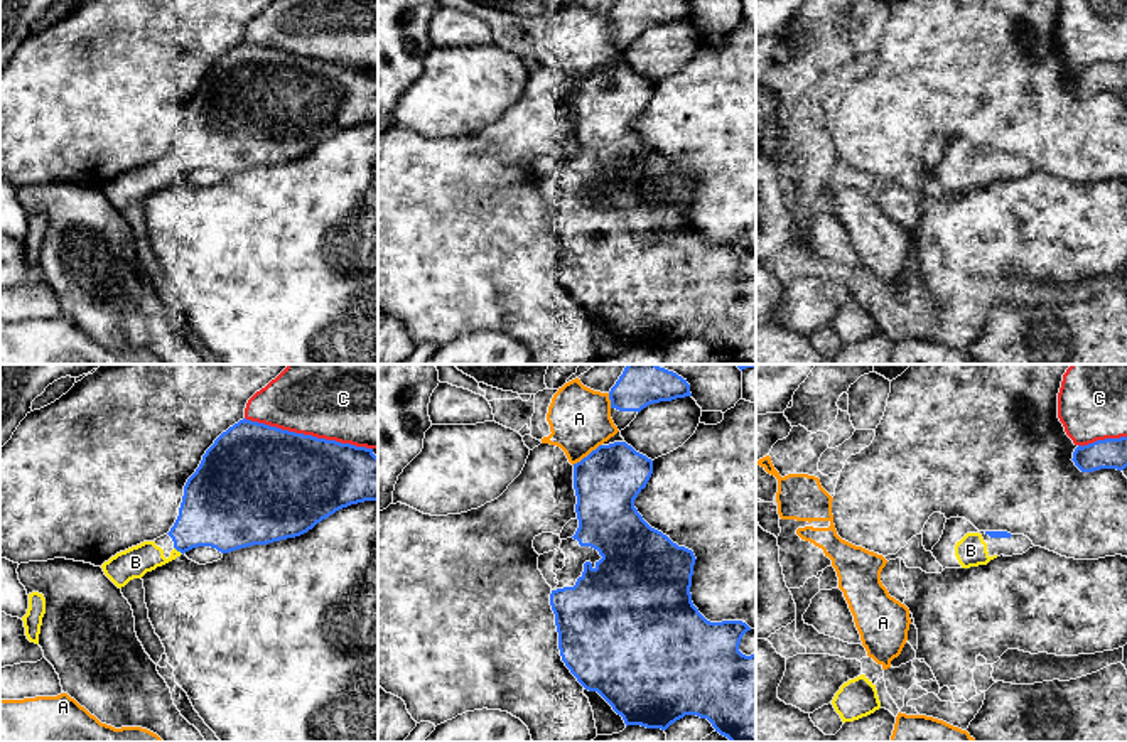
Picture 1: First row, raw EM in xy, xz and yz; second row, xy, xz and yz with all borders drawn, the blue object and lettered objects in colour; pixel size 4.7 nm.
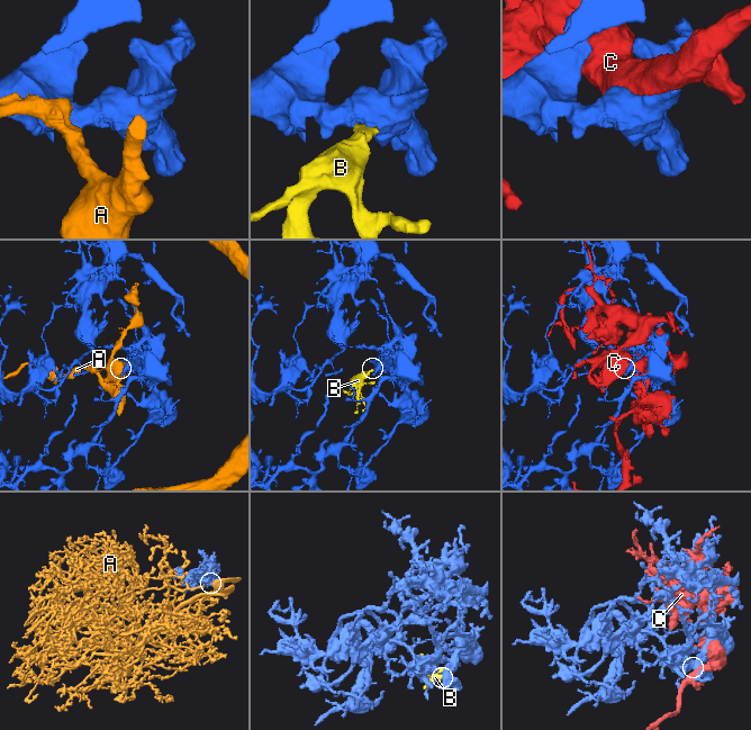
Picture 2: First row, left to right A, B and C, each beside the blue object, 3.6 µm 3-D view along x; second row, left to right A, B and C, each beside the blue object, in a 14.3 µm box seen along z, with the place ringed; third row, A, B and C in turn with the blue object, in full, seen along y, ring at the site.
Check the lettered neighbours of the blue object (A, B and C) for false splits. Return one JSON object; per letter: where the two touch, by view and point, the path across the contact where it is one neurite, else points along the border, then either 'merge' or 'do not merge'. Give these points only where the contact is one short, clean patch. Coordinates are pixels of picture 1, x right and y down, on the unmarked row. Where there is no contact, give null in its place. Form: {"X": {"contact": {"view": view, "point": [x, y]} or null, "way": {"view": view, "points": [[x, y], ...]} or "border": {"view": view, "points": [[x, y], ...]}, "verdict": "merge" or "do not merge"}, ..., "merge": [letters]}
{"A": {"contact": {"view": "xz", "point": [587, 78]}, "verdict": "do not merge"}, "B": {"contact": {"view": "xy", "point": [179, 172]}, "verdict": "merge"}, "C": {"contact": {"view": "xy", "point": [309, 58]}, "verdict": "do not merge"}, "merge": ["B"]}

